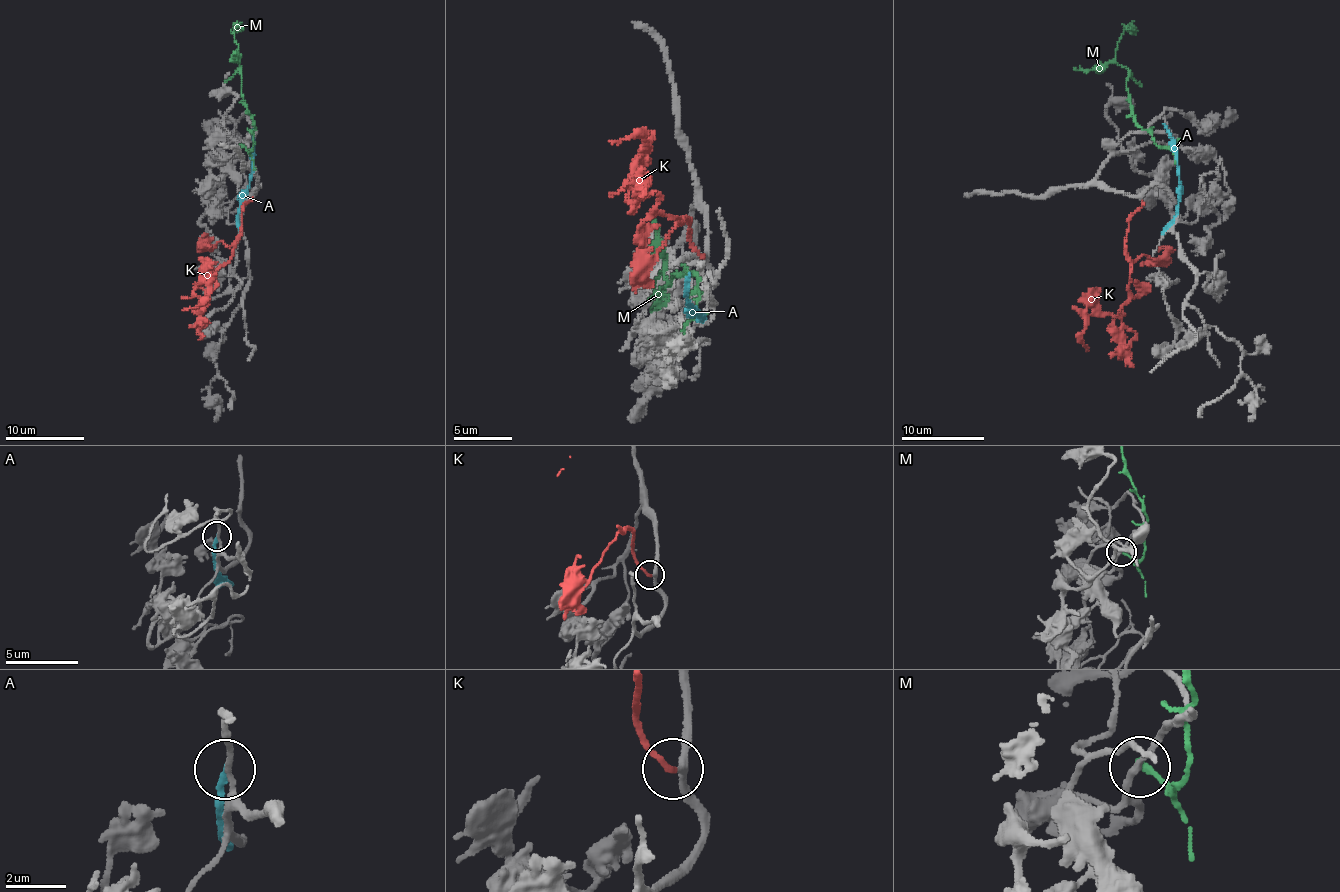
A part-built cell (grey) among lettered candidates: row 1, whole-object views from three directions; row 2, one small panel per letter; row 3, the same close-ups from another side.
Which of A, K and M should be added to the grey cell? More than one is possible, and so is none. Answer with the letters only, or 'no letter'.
K

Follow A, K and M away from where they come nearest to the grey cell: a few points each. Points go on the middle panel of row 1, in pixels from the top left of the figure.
A: (689, 276), (687, 309), (700, 313), (702, 321), (697, 310)
K: (703, 255), (687, 236), (688, 217), (653, 209), (654, 191), (628, 197), (644, 140), (608, 141)
M: (684, 324), (697, 310), (699, 296), (694, 274), (673, 274), (670, 283), (663, 270), (655, 279), (651, 312)

